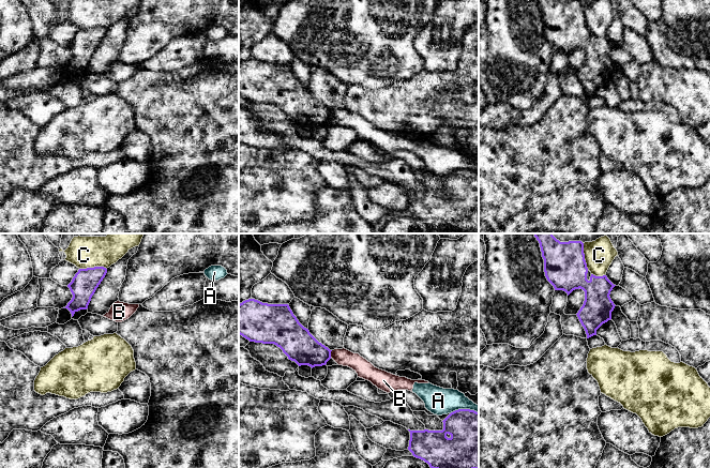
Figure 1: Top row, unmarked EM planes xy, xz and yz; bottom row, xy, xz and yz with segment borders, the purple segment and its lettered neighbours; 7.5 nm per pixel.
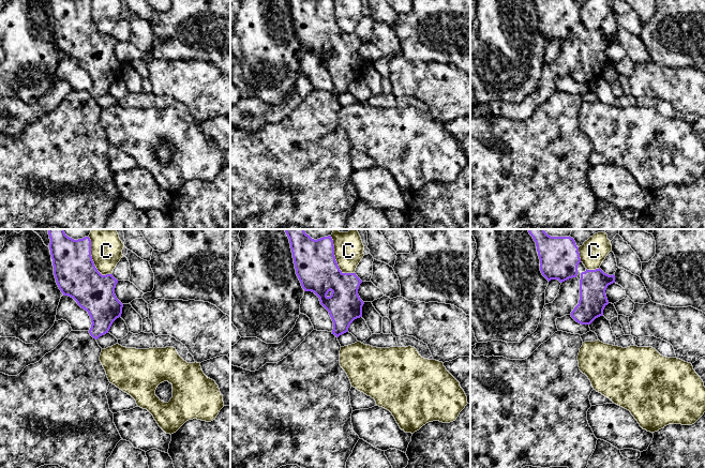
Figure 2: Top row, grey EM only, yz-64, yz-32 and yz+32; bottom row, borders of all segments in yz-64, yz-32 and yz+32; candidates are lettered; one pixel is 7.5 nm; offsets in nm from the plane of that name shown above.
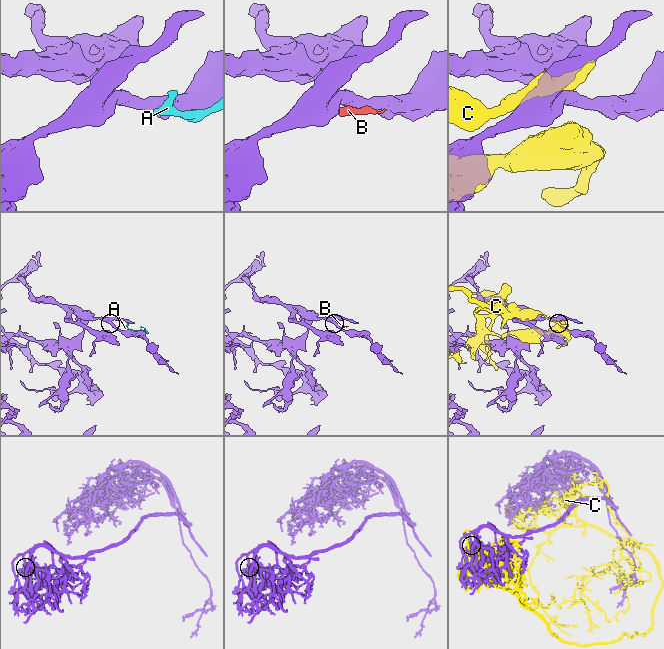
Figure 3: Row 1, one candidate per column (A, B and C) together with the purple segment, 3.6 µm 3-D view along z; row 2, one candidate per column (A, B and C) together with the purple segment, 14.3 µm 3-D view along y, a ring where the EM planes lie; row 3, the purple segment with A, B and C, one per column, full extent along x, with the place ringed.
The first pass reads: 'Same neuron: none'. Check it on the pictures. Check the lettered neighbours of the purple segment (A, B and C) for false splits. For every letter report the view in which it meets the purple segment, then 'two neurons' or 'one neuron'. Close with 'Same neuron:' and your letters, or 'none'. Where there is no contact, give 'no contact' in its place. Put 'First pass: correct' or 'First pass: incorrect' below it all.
A: meets purple in xz; two neurons
B: meets purple in xz; two neurons
C: meets purple in xy; two neurons
Same neuron: none
First pass: correct

